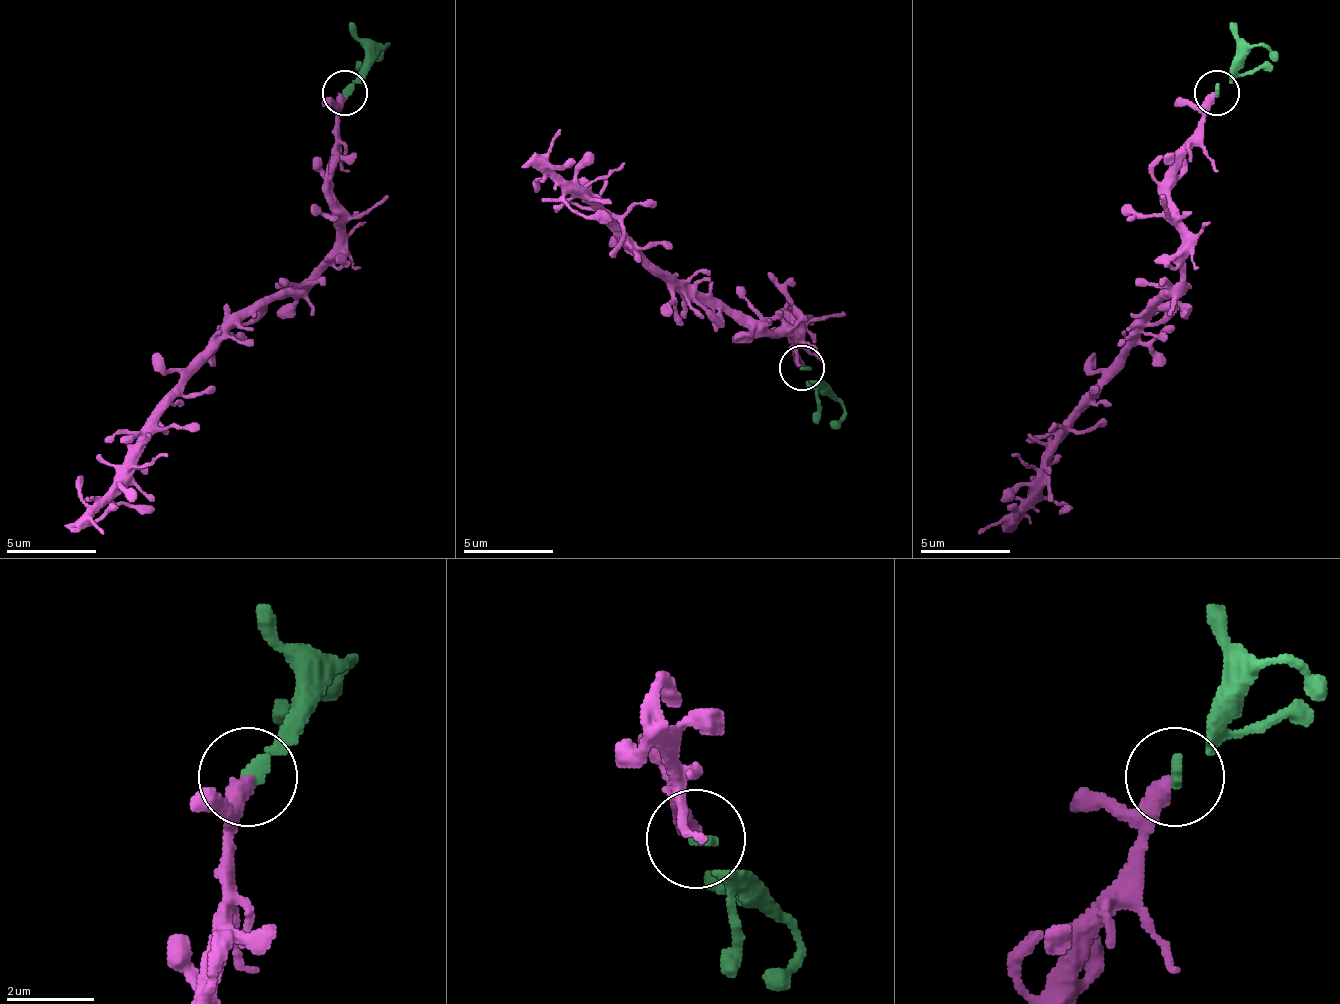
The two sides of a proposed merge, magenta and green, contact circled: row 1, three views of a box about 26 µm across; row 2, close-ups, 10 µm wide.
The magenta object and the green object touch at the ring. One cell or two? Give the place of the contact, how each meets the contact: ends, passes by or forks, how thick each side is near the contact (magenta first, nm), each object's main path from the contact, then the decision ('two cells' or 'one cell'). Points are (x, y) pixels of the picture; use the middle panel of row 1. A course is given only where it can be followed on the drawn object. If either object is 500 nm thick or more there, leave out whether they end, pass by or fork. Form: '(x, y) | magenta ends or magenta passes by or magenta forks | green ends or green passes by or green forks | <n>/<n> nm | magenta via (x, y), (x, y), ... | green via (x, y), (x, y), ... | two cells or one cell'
(802, 367) | magenta ends | green ends | 400/280 nm | magenta via (801, 364), (787, 328), (792, 319), (792, 332), (765, 332), (711, 310), (581, 198), (549, 166), (558, 130) | green via (801, 368), (810, 368), (810, 382), (819, 382), (841, 409), (832, 427) | one cell

